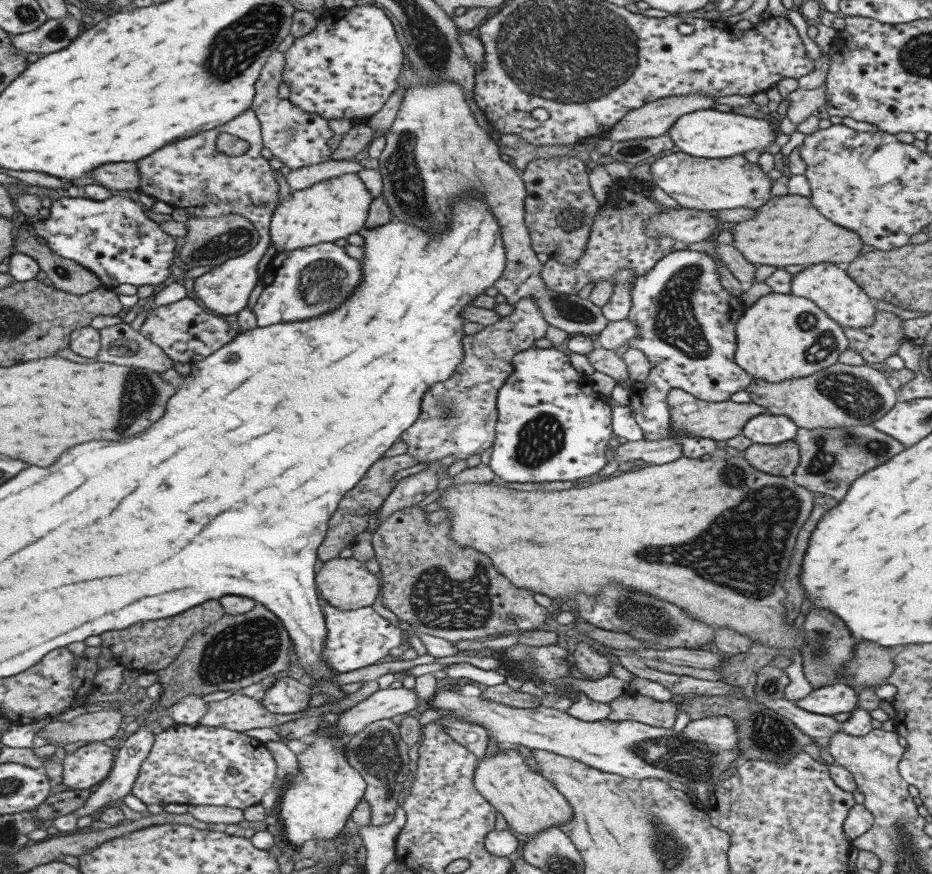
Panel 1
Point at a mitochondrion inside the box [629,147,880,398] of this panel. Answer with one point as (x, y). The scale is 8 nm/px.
(673, 321)

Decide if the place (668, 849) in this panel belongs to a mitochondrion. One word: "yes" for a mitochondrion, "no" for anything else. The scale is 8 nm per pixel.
yes

